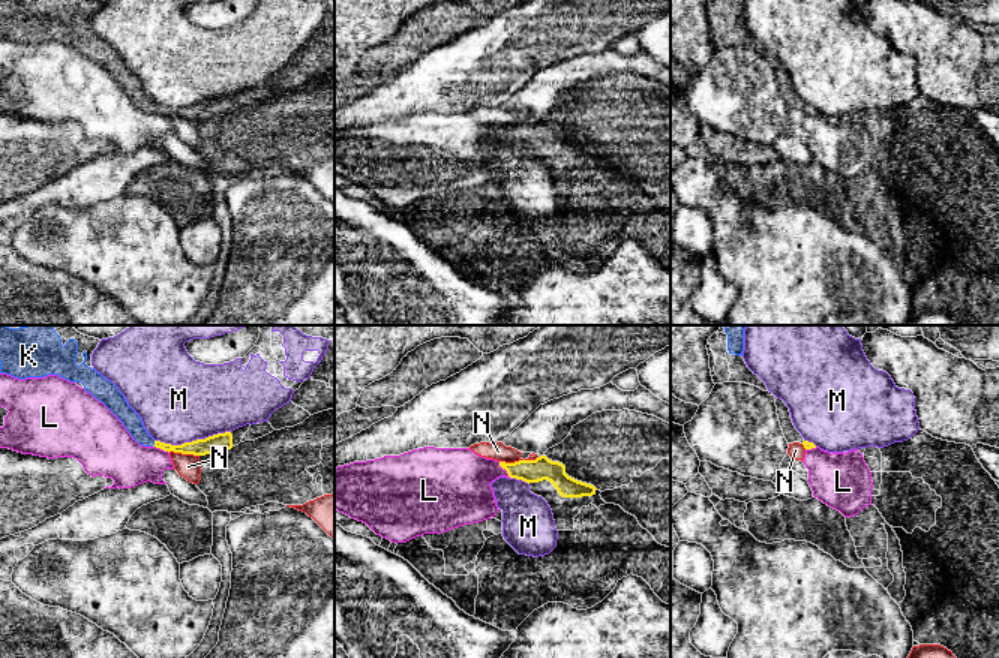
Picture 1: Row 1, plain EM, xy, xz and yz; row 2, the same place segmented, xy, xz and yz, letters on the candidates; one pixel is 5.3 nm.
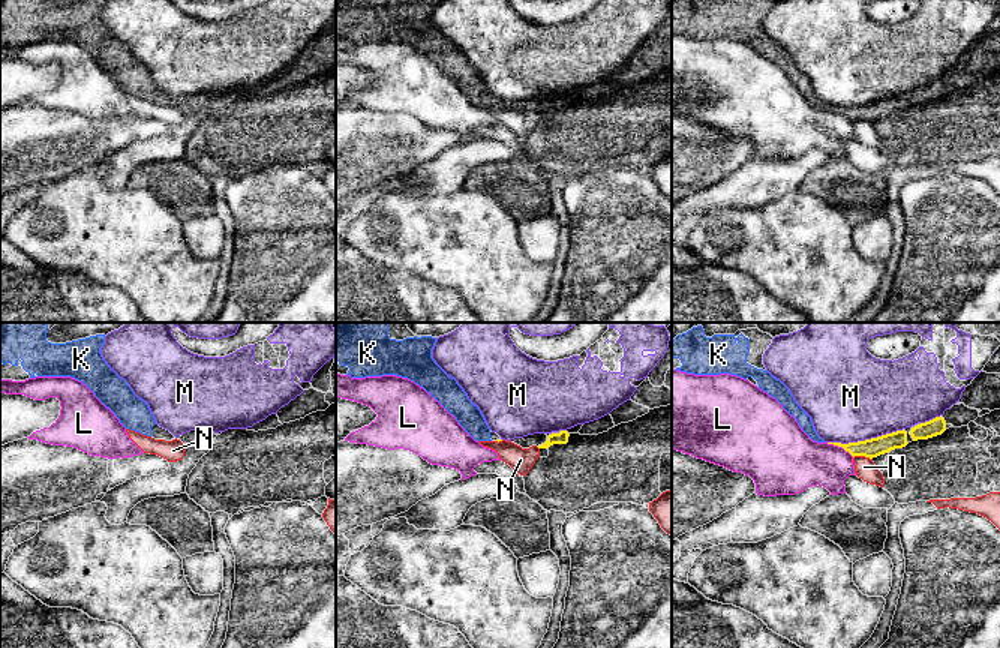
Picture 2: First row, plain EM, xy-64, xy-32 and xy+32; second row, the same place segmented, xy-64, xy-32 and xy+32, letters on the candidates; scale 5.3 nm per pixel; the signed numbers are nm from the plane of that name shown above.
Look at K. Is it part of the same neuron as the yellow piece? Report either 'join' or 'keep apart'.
join

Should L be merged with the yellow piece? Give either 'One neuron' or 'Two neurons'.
Two neurons

